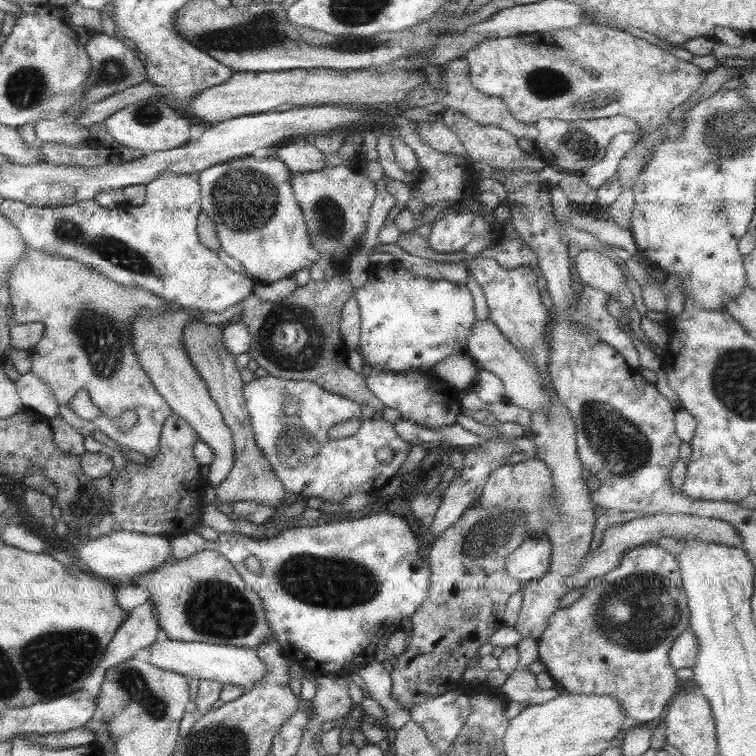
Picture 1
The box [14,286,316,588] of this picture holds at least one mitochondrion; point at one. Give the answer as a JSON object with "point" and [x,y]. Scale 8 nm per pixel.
{"point":[104,339]}

